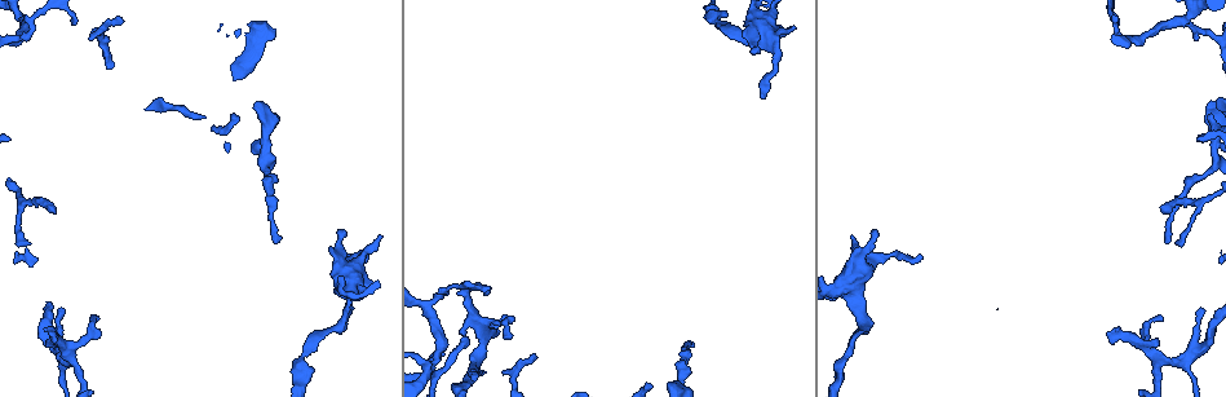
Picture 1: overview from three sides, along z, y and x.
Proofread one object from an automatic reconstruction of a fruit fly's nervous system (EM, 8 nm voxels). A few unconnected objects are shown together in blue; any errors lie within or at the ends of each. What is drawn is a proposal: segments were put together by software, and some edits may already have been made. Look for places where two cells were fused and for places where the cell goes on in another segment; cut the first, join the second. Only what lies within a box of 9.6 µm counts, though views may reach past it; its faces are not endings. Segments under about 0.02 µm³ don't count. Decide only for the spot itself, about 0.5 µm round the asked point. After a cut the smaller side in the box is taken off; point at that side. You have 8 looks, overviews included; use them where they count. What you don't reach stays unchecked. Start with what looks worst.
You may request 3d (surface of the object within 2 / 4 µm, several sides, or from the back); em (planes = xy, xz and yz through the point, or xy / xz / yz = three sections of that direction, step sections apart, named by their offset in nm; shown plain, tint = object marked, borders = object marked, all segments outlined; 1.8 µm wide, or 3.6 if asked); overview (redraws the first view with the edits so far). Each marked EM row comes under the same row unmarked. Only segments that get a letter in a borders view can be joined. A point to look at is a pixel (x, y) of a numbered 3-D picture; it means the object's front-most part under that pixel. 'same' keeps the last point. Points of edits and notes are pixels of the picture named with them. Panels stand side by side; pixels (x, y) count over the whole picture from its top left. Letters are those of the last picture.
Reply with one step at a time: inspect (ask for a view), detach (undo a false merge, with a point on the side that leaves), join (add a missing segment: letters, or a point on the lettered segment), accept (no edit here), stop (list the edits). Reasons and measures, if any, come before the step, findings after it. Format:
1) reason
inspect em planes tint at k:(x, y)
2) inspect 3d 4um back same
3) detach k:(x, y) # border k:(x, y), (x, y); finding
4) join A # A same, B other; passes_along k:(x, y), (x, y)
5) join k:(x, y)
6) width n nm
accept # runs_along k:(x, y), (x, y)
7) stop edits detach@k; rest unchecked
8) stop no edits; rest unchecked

branch stops here
inspect 3d 2um at 1:(52, 331)

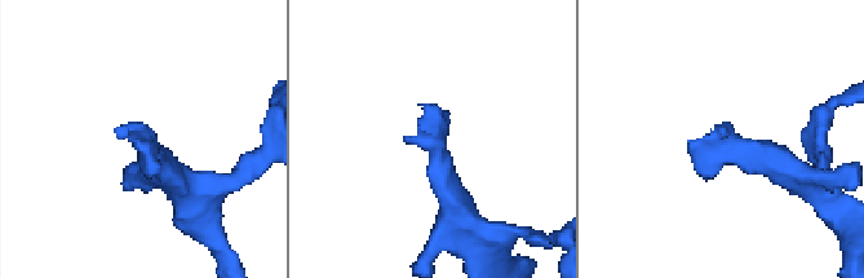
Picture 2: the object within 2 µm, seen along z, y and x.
inspect em planes borders at 2:(425, 103)

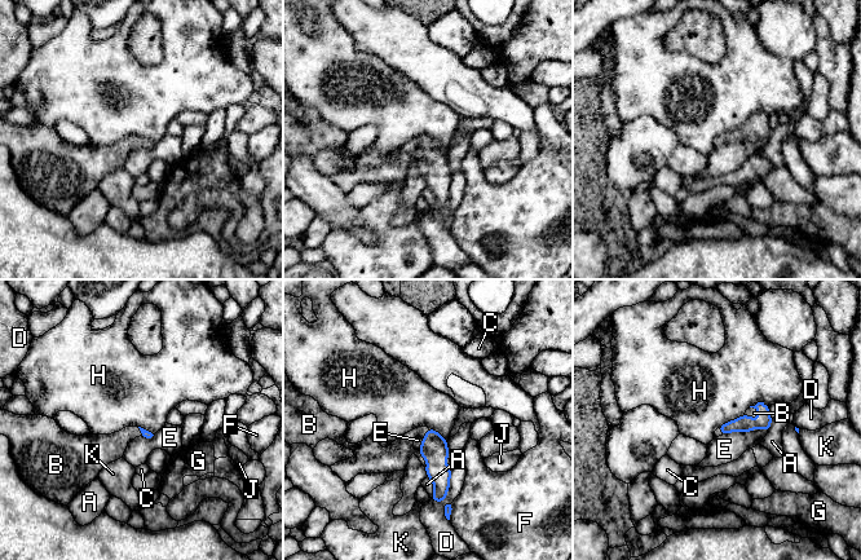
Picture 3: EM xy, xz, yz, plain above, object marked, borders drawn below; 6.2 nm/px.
join B # A other, B same, C other, D other, E other, F other, G other, H other, J other, K other; passes_along 3:(764, 417), (759, 417), (754, 413); it goes on there

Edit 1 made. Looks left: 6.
see it whole again
inspect overview

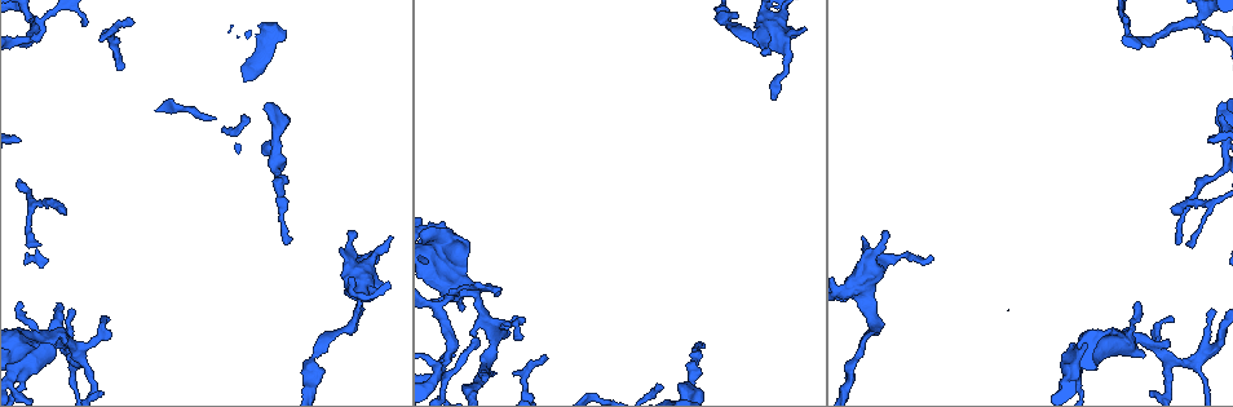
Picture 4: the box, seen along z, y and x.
thin end
inspect 3d 4um at 4:(498, 296)

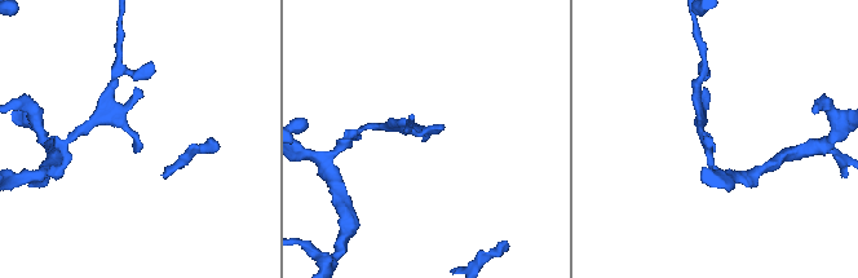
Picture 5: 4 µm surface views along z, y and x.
inspect em planes borders at 5:(137, 152)

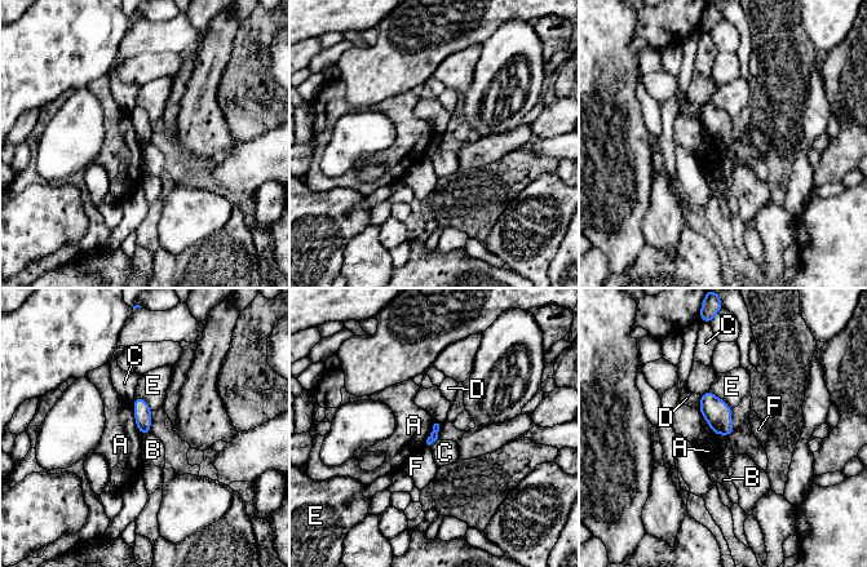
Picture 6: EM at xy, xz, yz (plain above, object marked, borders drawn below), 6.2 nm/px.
accept # A other, B other, C other, D other, E other, F other; border 6:(715, 434), (725, 434), (728, 437); none of them fits

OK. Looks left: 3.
four-way junction
inspect 3d 4um at 4:(774, 35)

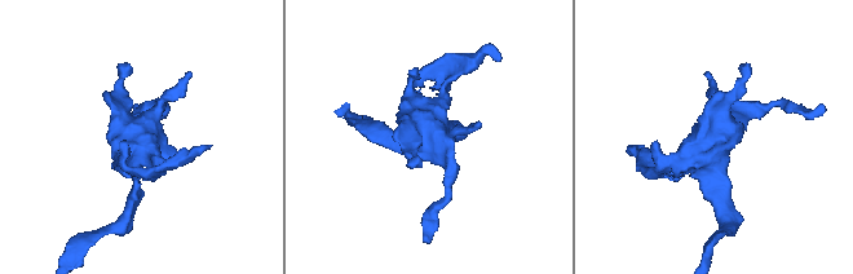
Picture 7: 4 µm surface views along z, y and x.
inspect em xz step 4 borders at 7:(714, 142)

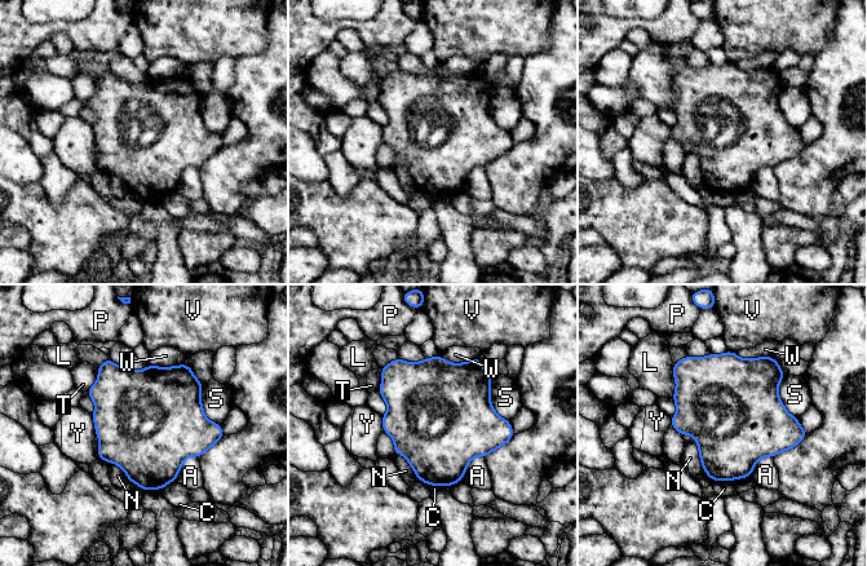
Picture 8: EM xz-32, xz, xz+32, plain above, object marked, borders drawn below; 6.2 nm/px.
accept # A other, C other, L other, N other, P other, S other, T other, V other, W other, Y other; border 8:(684, 433), (697, 442), (704, 471); one cell here

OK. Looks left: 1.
free end
inspect em 3.6um planes borders at 4:(678, 386)

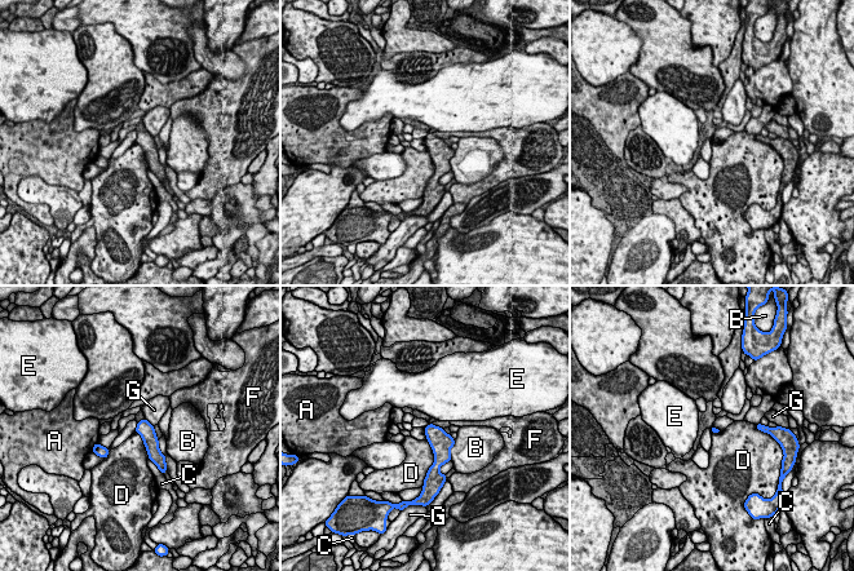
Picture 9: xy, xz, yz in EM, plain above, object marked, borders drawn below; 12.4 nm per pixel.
accept # A other, B other, C other, D other, E other, F other, G other; border 9:(426, 438), (434, 463), (425, 474); no lettered segment goes on from it

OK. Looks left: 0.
stop edits join@3; rest unchecked

